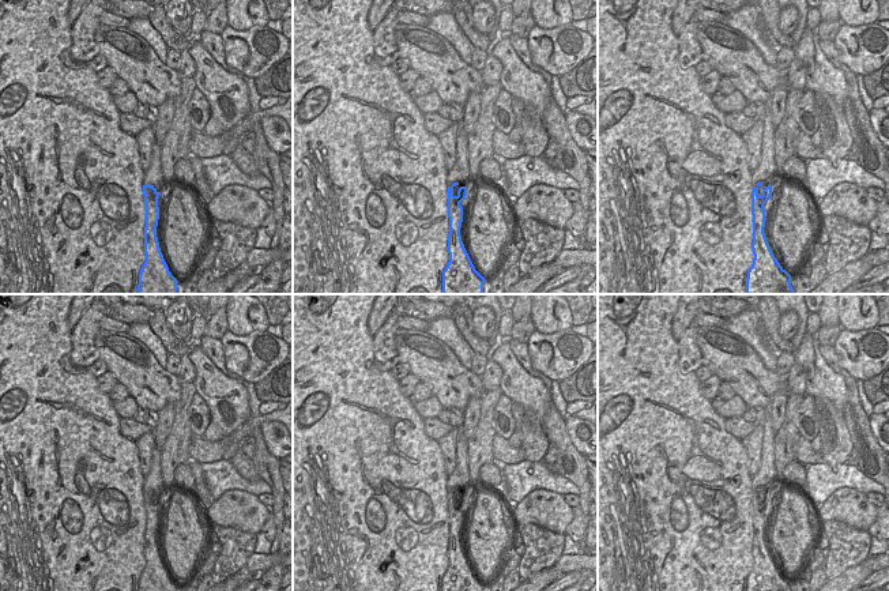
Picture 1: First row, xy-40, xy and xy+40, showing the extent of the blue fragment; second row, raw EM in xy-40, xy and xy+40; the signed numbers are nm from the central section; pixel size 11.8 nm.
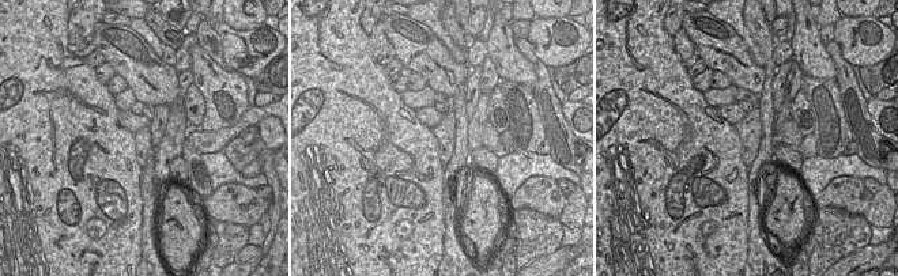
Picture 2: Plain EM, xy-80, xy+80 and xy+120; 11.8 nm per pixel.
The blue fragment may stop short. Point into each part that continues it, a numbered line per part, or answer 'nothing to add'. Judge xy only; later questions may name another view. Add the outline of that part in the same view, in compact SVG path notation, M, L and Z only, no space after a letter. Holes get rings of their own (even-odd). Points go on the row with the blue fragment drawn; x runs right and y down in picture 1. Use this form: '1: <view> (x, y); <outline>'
1: xy (459, 173); M463 120L457 123L457 136L456 136L456 162L447 174L447 189L452 187L453 182L460 187L466 187L466 181L470 178L468 158L467 158L467 144L468 133L463 128Z

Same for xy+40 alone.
1: xy+40 (767, 168); M771 101L765 102L765 114L762 117L764 132L761 144L761 159L756 170L751 170L751 191L758 182L762 187L771 185L769 180L777 173L775 162L775 127L772 124Z

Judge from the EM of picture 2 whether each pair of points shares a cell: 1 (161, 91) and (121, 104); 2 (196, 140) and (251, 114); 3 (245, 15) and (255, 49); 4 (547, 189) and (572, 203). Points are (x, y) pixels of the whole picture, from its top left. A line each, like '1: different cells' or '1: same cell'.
1: different cells
2: same cell
3: different cells
4: different cells

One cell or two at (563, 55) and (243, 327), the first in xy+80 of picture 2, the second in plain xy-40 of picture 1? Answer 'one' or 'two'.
two

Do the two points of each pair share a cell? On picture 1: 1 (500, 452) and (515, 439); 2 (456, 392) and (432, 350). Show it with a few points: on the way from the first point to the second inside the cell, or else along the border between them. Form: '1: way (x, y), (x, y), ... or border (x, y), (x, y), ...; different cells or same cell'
1: border (507, 440), (513, 447), (520, 447); different cells
2: way (449, 381), (432, 361); same cell

